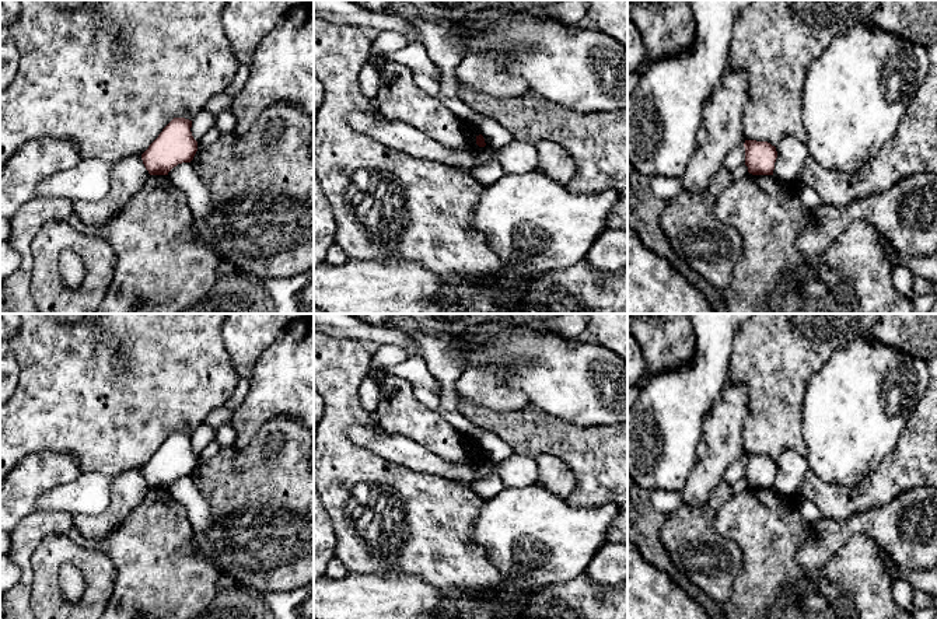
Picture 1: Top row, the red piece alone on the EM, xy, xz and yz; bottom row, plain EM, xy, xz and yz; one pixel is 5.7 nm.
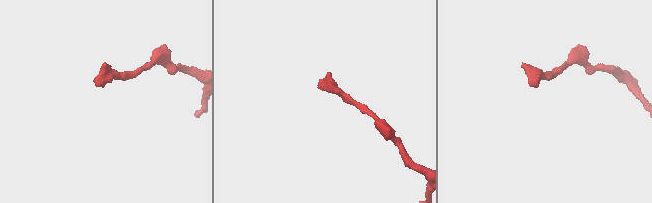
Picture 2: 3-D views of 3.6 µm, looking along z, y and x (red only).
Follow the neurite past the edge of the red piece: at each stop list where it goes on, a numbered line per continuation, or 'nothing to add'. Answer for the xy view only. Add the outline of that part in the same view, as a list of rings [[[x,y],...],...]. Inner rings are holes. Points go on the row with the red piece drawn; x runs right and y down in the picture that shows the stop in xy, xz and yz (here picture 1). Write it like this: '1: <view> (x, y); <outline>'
nothing to add

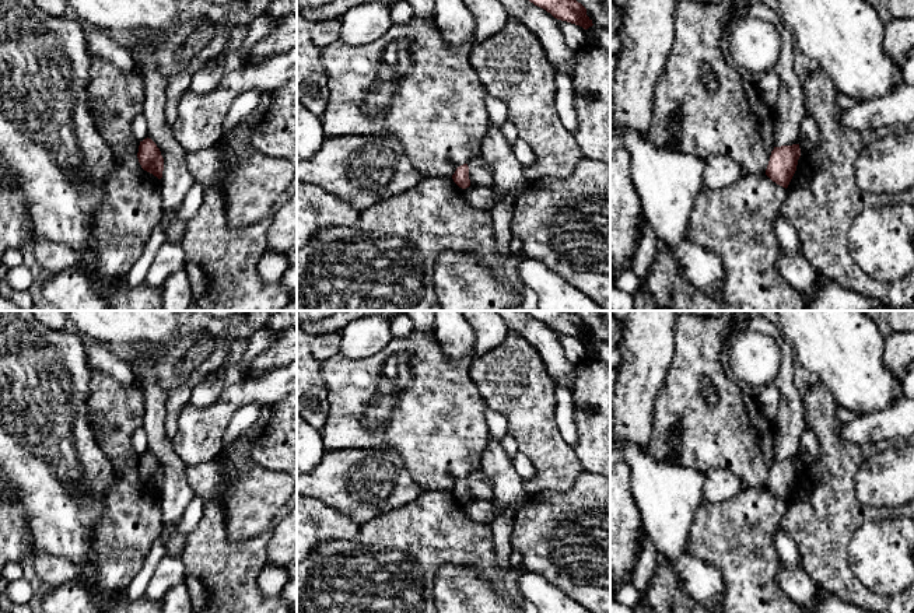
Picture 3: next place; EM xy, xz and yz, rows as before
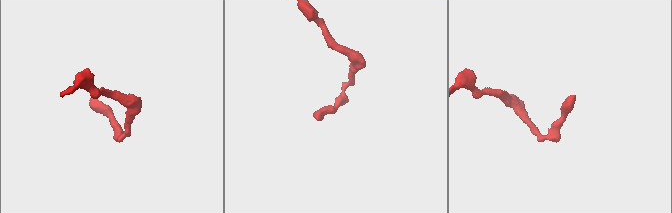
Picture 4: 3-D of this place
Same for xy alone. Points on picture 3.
nothing to add

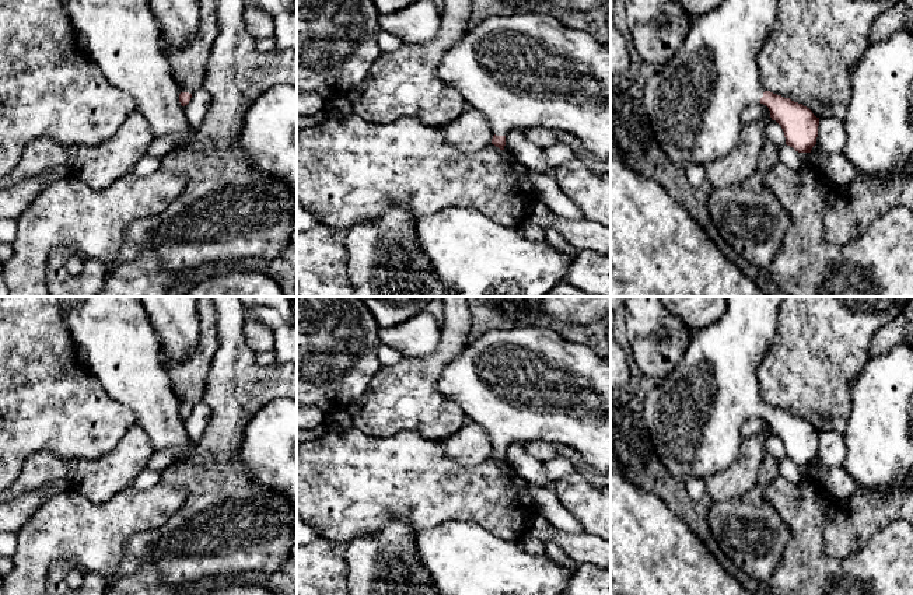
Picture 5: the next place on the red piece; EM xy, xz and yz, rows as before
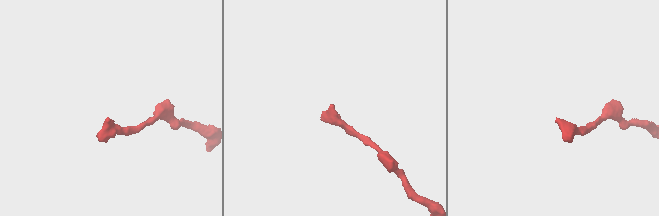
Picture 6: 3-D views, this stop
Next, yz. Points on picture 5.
1: yz (693, 102); [[[724,0],[717,8],[693,18],[690,29],[671,62],[643,81],[643,105],[654,137],[661,150],[675,164],[707,165],[728,155],[738,144],[744,123],[741,112],[763,97],[758,55],[776,20],[777,0]]]

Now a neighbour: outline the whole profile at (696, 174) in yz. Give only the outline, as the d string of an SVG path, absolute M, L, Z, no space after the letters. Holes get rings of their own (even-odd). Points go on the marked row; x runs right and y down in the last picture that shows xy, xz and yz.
M686 162L683 165L688 181L695 188L707 188L704 165L696 162Z

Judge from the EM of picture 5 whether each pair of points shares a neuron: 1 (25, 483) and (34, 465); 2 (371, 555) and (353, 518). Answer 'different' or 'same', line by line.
1: same
2: different

